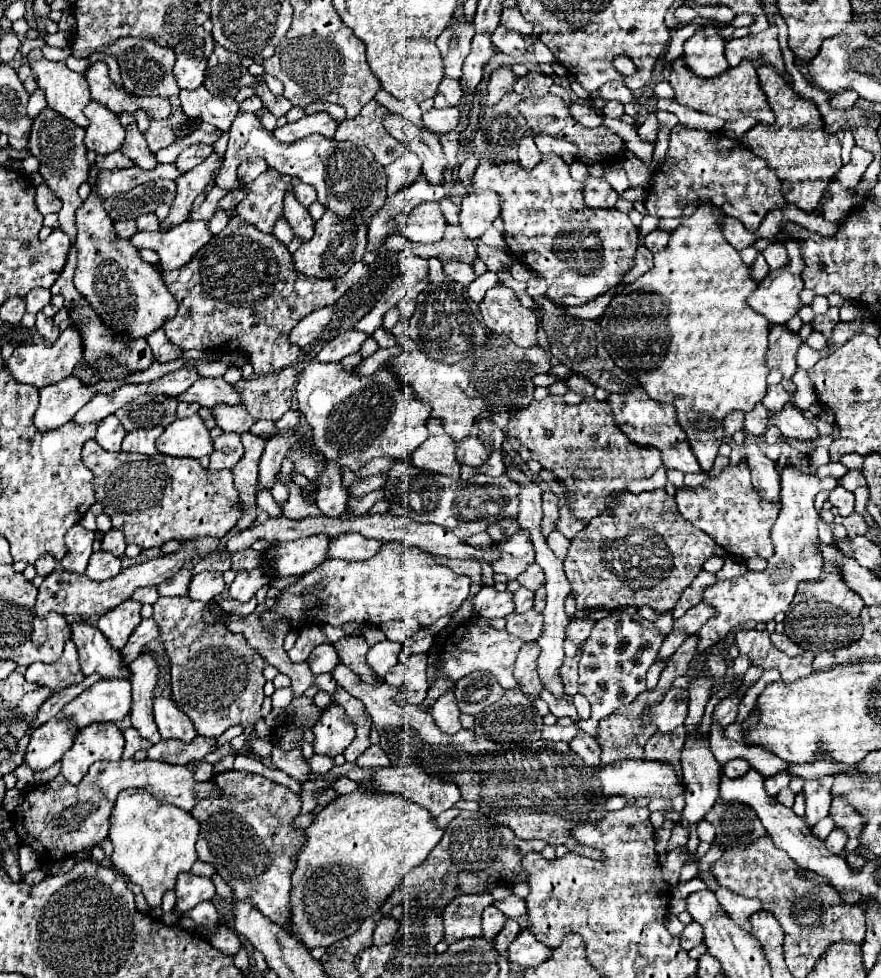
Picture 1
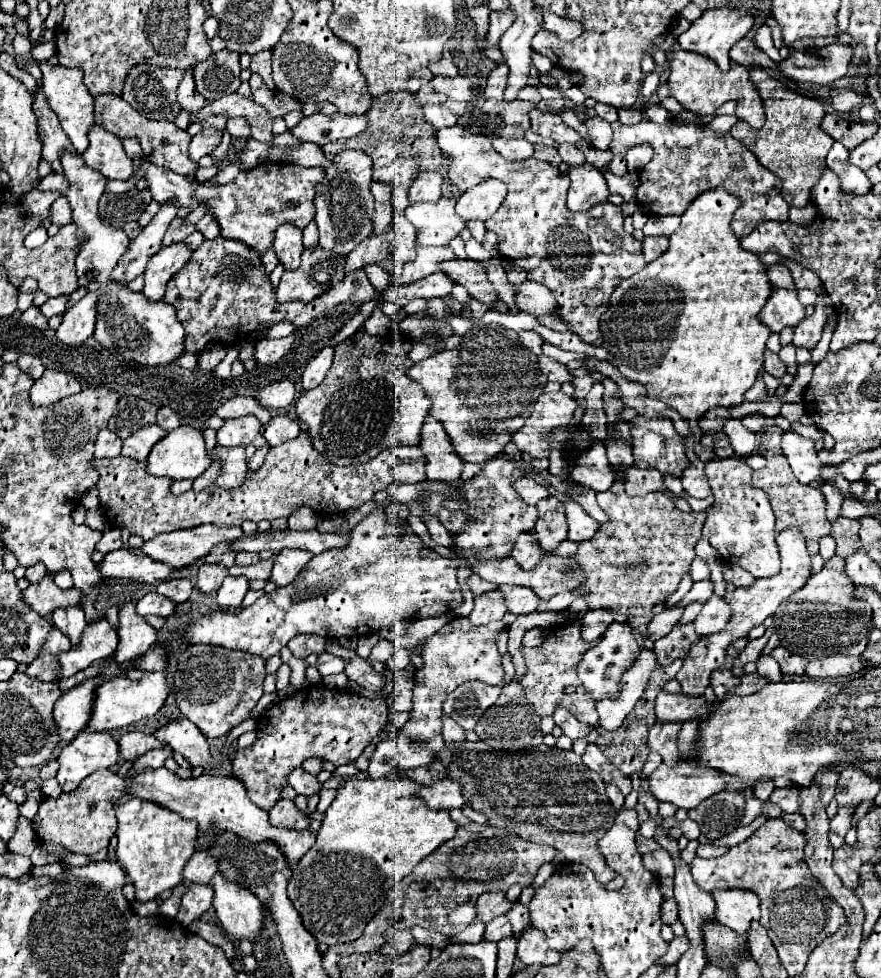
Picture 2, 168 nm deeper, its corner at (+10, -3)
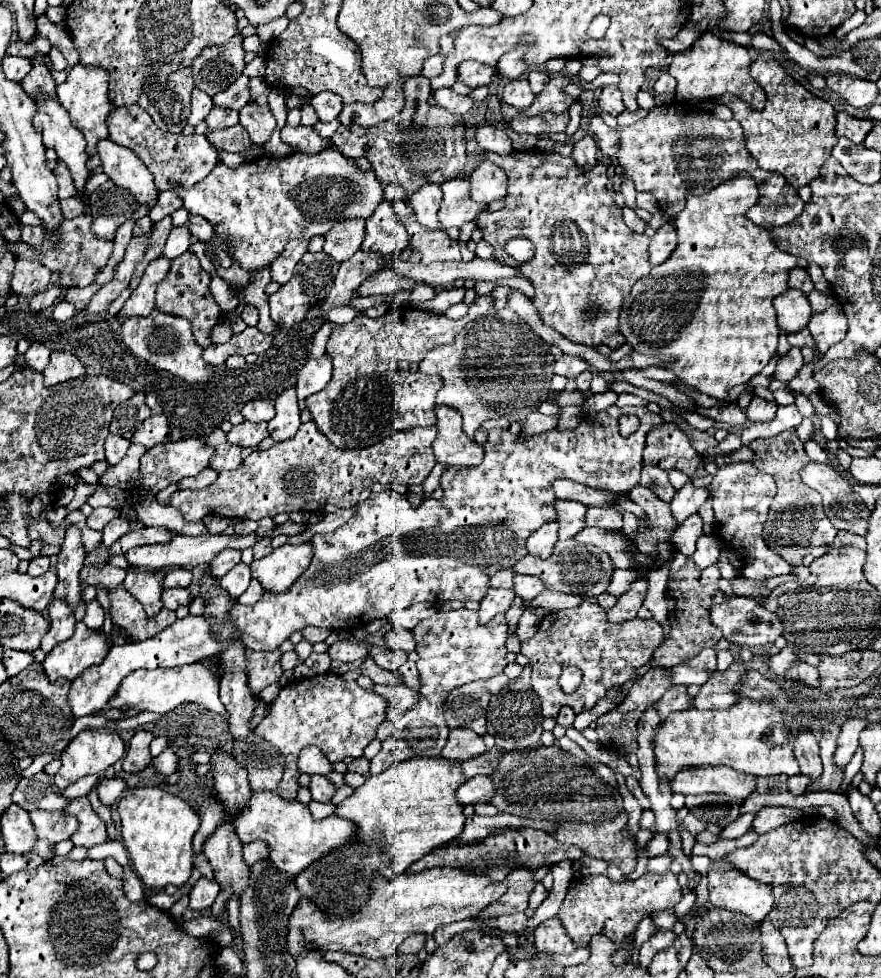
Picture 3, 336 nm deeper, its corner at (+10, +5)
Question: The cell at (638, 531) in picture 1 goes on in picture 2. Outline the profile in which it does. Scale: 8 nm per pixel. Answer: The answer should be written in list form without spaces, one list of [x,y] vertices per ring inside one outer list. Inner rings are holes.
[[[598,493],[602,501],[602,509],[610,517],[610,523],[604,523],[600,533],[592,537],[590,541],[578,543],[578,553],[574,555],[580,561],[580,567],[584,569],[588,581],[584,587],[580,585],[580,591],[588,591],[584,599],[590,603],[590,609],[610,609],[614,613],[624,615],[646,615],[652,611],[652,607],[672,595],[682,579],[682,575],[690,569],[690,563],[694,559],[694,545],[702,537],[702,525],[706,519],[706,513],[682,513],[676,509],[674,501],[668,499],[662,493],[648,493],[646,497],[630,497],[626,493]]]

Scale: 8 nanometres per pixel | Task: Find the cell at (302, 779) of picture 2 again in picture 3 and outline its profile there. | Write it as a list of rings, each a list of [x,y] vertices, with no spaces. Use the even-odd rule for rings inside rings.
[[[312,775],[308,789],[312,793],[312,799],[314,801],[322,801],[322,803],[328,803],[330,797],[334,795],[334,791],[336,791],[336,787],[322,775]]]

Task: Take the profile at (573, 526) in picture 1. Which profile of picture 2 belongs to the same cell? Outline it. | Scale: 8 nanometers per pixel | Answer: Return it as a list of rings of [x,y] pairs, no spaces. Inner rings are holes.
[[[564,503],[566,519],[568,519],[568,539],[570,541],[586,541],[594,537],[594,533],[600,529],[600,523],[596,523],[578,503]]]

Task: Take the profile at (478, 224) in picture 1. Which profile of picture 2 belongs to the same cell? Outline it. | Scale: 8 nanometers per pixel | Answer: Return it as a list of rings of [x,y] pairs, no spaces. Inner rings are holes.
[[[486,179],[462,193],[462,197],[456,203],[456,213],[466,221],[470,219],[486,221],[502,205],[506,193],[508,189],[502,181]]]

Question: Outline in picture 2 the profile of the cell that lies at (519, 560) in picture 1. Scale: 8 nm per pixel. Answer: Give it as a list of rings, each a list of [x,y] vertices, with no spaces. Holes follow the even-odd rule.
[[[522,533],[512,549],[512,557],[520,563],[522,569],[536,567],[544,557],[544,551],[540,549],[536,533]]]

